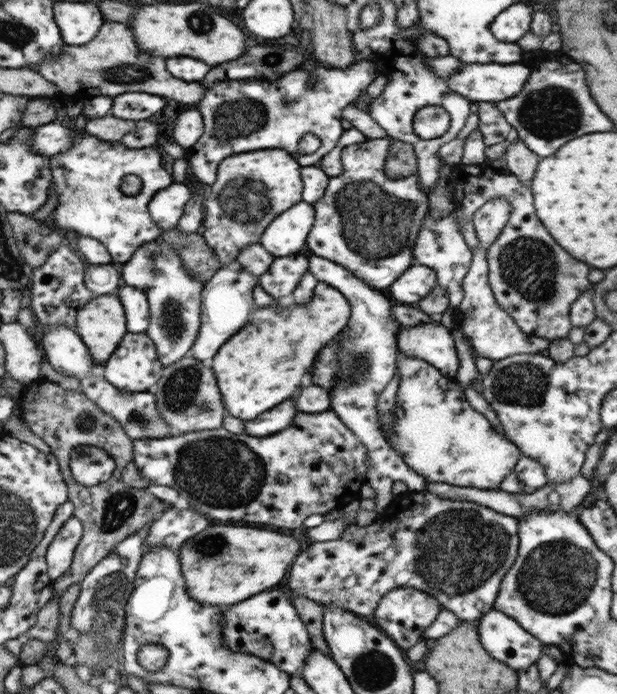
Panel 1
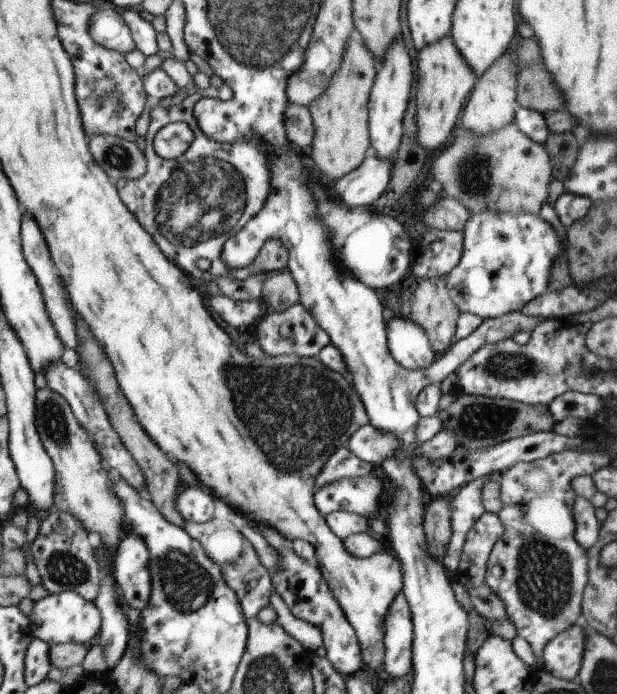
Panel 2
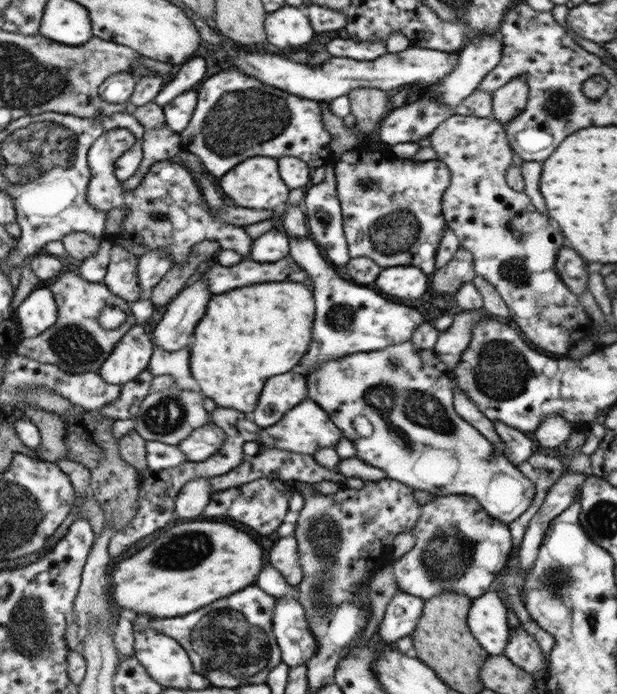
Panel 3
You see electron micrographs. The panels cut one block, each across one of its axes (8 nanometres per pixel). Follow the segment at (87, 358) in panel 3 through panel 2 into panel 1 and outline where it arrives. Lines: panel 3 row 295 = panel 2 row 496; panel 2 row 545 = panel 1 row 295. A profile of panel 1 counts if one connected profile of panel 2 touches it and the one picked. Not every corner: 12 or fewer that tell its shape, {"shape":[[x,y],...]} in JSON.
{"shape":[[95,296],[75,310],[75,334],[93,366],[127,334],[119,296]]}

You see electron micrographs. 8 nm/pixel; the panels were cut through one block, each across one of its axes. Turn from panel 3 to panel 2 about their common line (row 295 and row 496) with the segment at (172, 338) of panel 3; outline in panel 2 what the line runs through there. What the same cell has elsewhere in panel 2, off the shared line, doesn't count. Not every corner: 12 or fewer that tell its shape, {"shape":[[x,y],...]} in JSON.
{"shape":[[181,486],[177,510],[187,524],[205,524],[217,512],[207,492]]}

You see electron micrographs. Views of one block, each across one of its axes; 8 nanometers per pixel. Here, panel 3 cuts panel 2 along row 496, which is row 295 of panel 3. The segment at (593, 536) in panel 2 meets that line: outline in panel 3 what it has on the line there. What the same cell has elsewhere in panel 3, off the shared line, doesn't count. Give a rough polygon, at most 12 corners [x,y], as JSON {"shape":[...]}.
{"shape":[[561,248],[555,272],[573,296],[587,288],[587,264]]}

